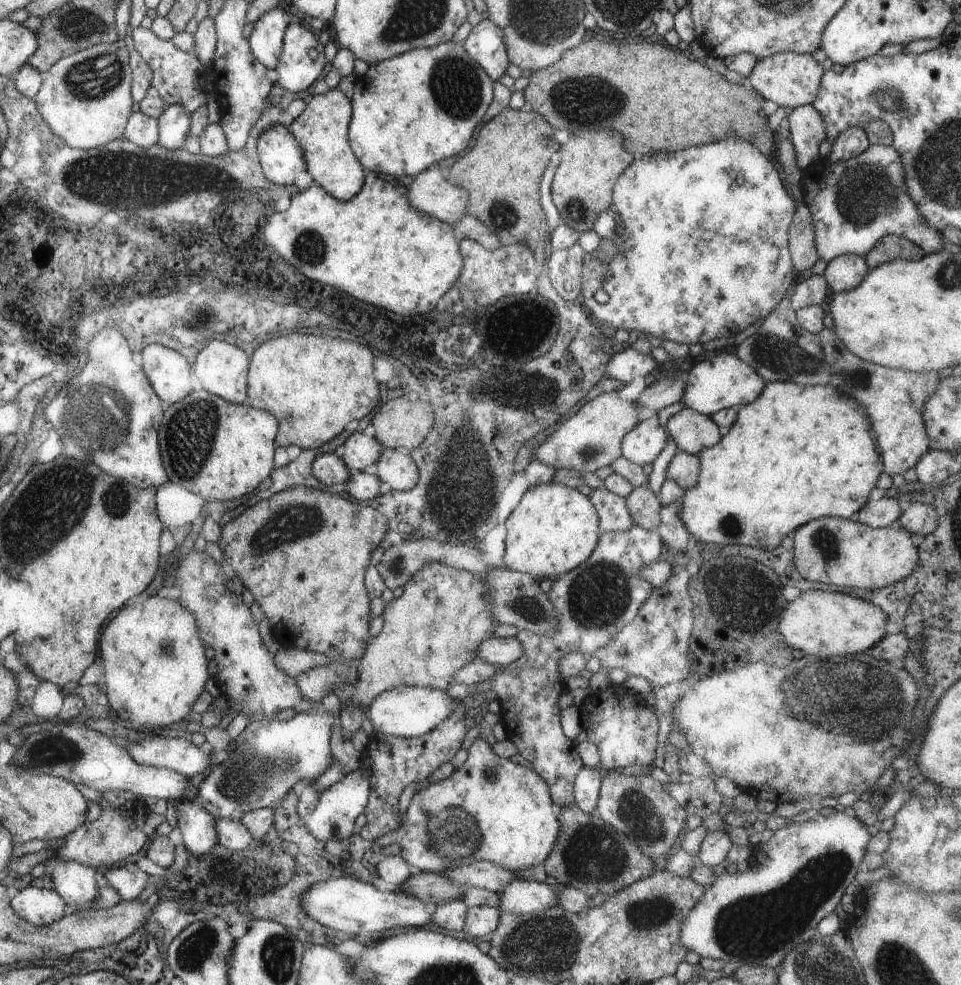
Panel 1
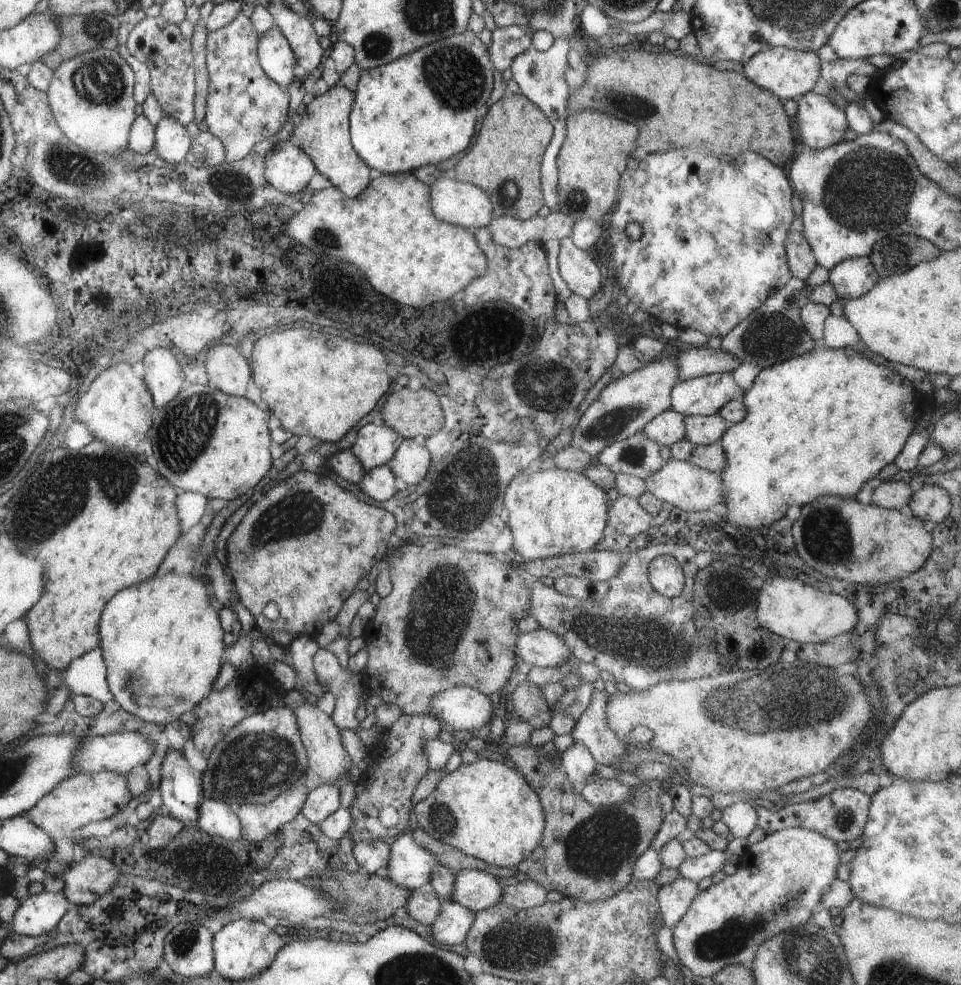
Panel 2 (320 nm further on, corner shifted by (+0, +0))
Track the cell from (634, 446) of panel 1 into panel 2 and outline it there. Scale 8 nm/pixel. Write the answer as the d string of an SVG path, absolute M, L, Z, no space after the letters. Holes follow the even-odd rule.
M666 411L653 418L642 429L659 446L671 446L685 439L684 415L676 411Z

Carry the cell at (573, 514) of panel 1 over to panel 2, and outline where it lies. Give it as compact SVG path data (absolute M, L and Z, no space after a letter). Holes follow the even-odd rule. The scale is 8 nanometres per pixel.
M540 469L531 474L517 474L506 488L504 507L510 520L508 524L514 533L515 552L520 553L526 561L547 559L560 555L584 552L594 548L603 538L602 532L609 522L609 504L611 494L596 486L584 473L568 469Z

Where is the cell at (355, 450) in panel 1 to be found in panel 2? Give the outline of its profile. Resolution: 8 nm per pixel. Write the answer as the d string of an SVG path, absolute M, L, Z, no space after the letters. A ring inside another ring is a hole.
M368 423L358 430L356 443L351 450L368 472L372 468L387 464L398 448L396 440L398 440L397 432L388 425L377 426Z

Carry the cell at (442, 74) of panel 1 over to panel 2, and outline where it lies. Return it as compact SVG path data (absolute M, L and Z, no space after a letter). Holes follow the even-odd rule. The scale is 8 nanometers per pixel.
M466 31L424 46L377 69L364 70L354 90L349 116L354 150L368 166L384 174L413 173L420 166L436 165L452 154L466 150L476 132L476 116L484 116L492 90L492 64L480 38L474 32Z

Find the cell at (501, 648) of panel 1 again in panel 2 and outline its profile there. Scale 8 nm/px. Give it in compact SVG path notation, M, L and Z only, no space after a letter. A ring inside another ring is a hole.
M534 630L520 634L517 639L519 660L532 667L558 668L568 663L571 653L565 640L550 630Z

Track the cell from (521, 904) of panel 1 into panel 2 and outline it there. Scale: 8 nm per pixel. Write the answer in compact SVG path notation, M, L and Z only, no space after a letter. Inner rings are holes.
M462 870L454 873L454 890L450 894L450 901L461 903L464 907L469 907L474 912L486 910L496 906L502 900L504 886L500 886L496 876L478 870Z

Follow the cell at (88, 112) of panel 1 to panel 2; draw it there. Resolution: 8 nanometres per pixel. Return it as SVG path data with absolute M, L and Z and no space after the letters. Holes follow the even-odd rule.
M96 48L62 62L55 69L46 94L49 106L70 142L94 150L116 154L128 148L128 134L136 118L133 89L134 70L118 52Z

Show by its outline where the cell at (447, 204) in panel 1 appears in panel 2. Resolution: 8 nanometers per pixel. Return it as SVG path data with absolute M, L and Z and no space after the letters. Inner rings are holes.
M440 172L430 188L433 213L442 221L469 230L487 227L496 217L493 201L482 187L448 179Z

